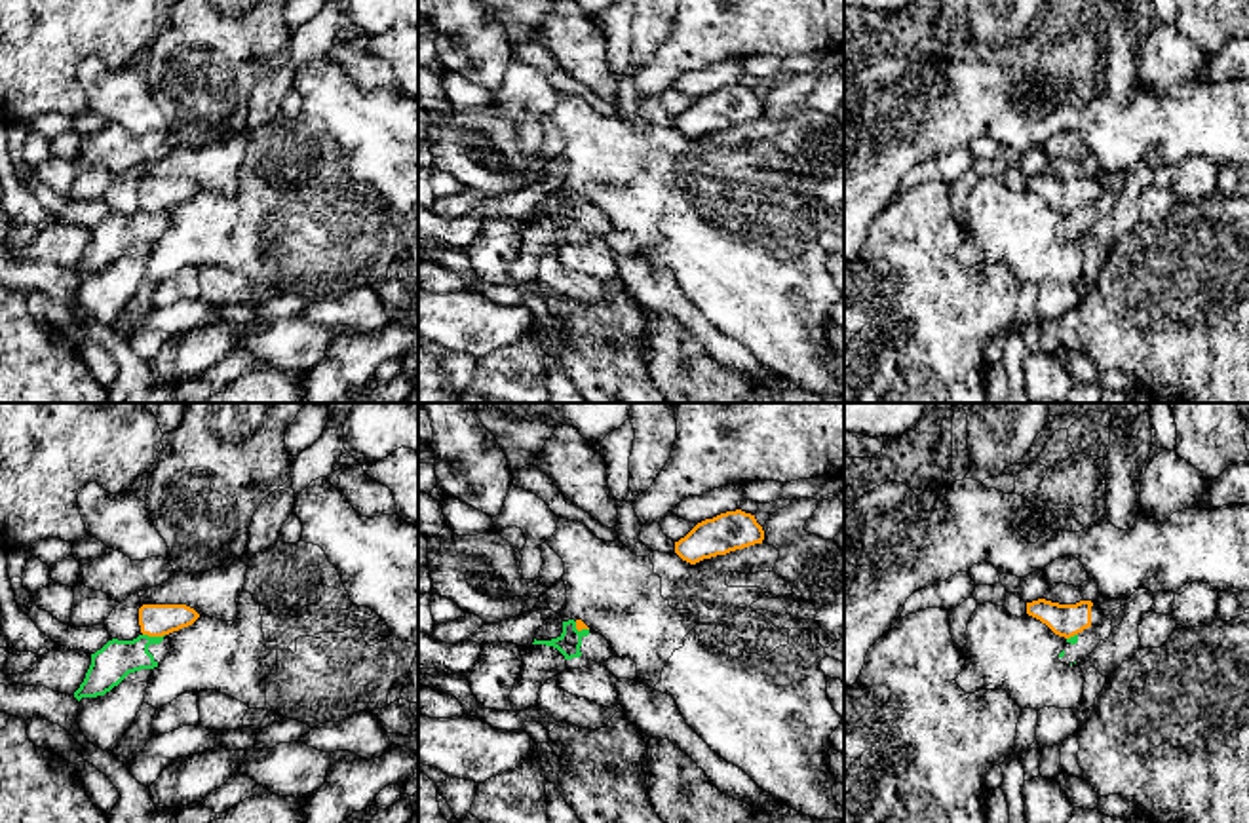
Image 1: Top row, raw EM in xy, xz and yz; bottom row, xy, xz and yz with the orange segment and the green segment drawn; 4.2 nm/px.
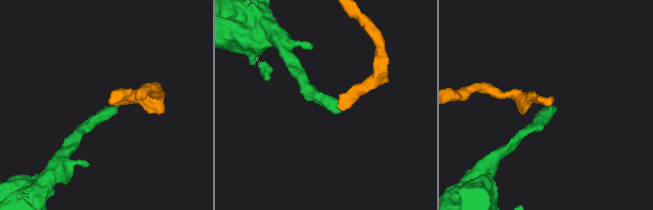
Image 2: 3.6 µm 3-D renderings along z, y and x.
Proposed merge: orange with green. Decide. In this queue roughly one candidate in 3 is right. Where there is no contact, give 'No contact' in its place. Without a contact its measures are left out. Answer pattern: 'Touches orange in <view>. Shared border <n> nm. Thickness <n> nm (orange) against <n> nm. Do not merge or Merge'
Touches orange in xy. Shared border 100 nm. Thickness 140 nm (orange) against 160 nm. Do not merge

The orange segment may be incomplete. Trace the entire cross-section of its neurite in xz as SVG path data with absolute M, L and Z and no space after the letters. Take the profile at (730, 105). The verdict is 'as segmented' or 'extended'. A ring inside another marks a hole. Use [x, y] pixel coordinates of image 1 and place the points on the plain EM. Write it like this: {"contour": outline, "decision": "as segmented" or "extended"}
{"contour": "M736 84L698 97L684 112L675 116L675 127L696 139L703 133L762 118L762 114L764 105L755 89Z", "decision": "as segmented"}

